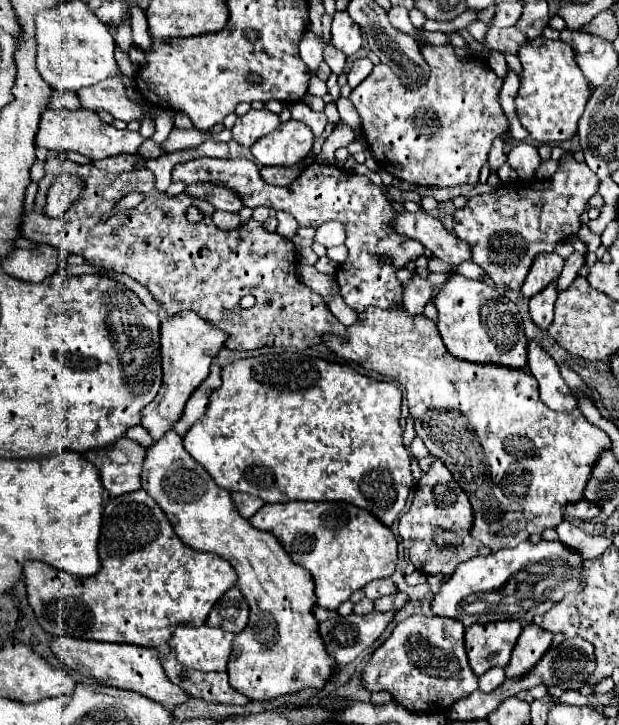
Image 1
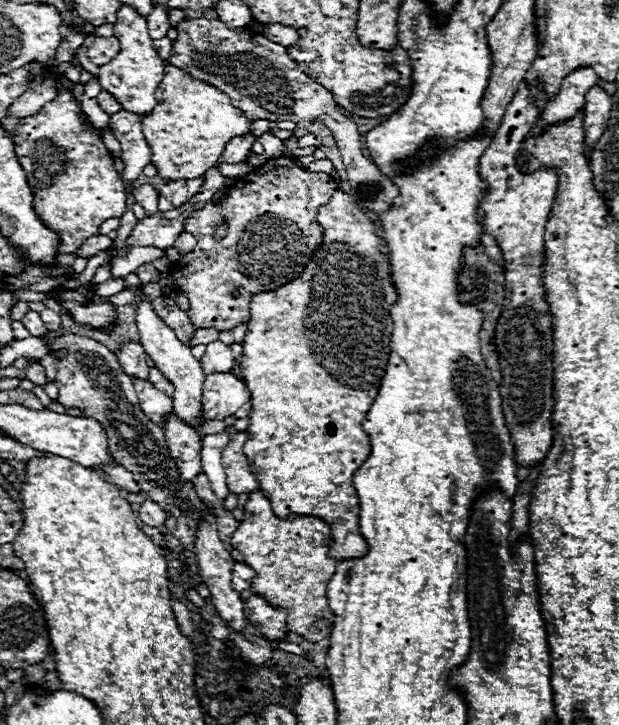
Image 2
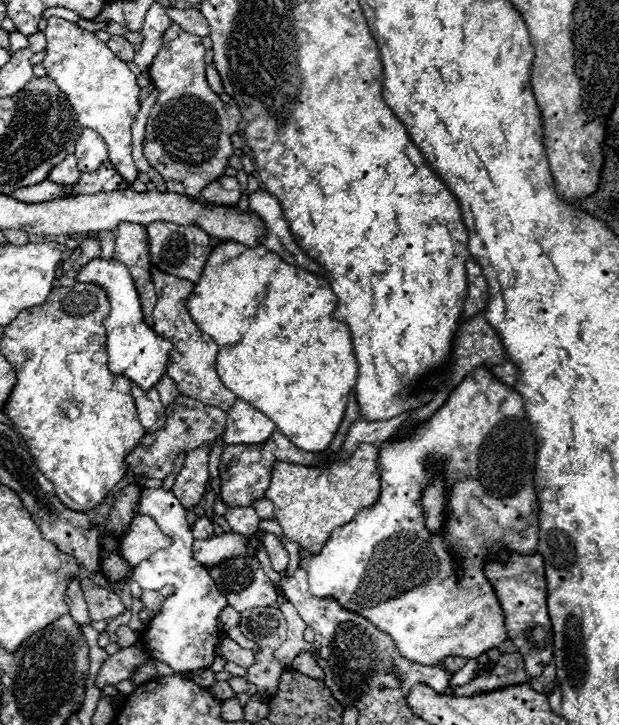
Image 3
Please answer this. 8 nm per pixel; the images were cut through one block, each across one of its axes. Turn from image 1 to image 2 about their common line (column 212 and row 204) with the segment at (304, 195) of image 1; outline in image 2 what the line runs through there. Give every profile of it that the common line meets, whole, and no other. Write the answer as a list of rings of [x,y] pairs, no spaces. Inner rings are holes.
[[[192,178],[192,180],[178,180],[178,182],[166,182],[158,192],[160,192],[160,198],[158,198],[158,210],[166,212],[166,210],[172,210],[172,208],[178,208],[182,206],[184,202],[188,202],[202,186],[204,178]]]

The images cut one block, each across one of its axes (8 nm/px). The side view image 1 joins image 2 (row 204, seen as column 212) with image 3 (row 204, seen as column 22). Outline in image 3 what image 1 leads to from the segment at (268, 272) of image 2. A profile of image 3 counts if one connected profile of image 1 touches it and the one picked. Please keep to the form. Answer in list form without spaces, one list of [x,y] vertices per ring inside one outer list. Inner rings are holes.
[[[222,176],[200,192],[200,198],[218,206],[236,206],[242,196],[240,184],[234,176]]]

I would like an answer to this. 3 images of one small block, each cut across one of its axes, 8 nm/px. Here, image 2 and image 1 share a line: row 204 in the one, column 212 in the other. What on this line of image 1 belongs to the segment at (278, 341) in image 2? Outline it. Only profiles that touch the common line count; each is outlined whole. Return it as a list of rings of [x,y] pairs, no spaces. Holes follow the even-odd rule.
[[[180,312],[160,324],[160,354],[162,354],[162,386],[156,396],[142,410],[142,426],[150,432],[154,440],[160,440],[172,424],[182,416],[184,404],[190,394],[198,388],[202,380],[206,380],[212,364],[212,356],[208,352],[220,352],[226,342],[226,332],[220,328],[212,328],[206,324],[196,312]]]

